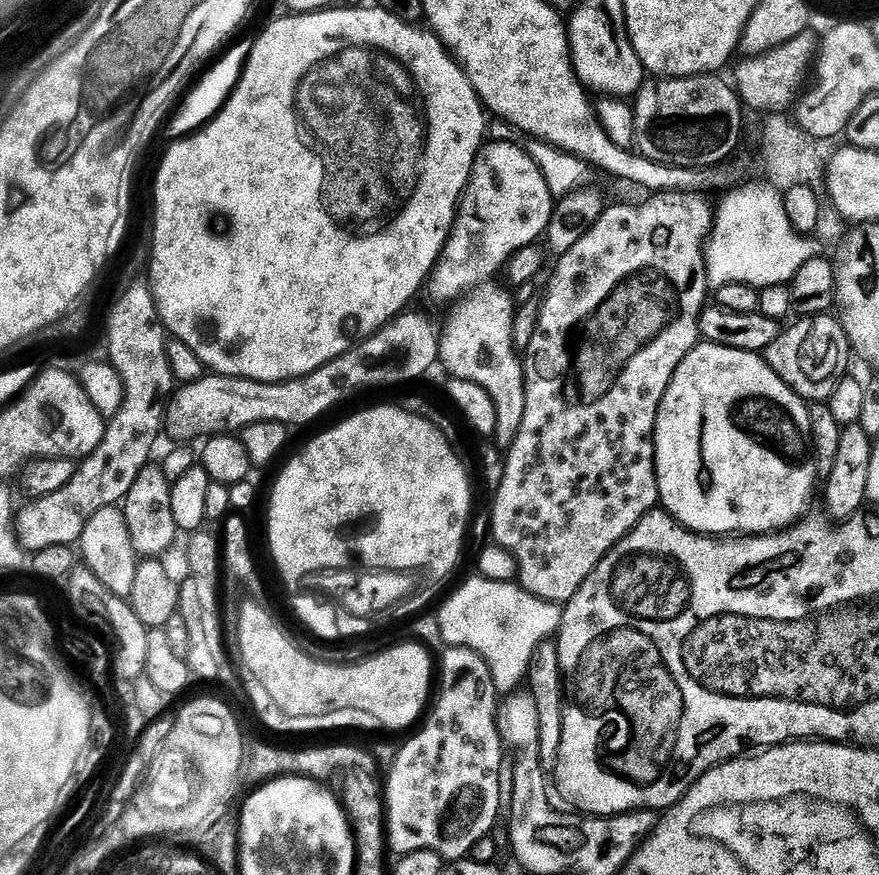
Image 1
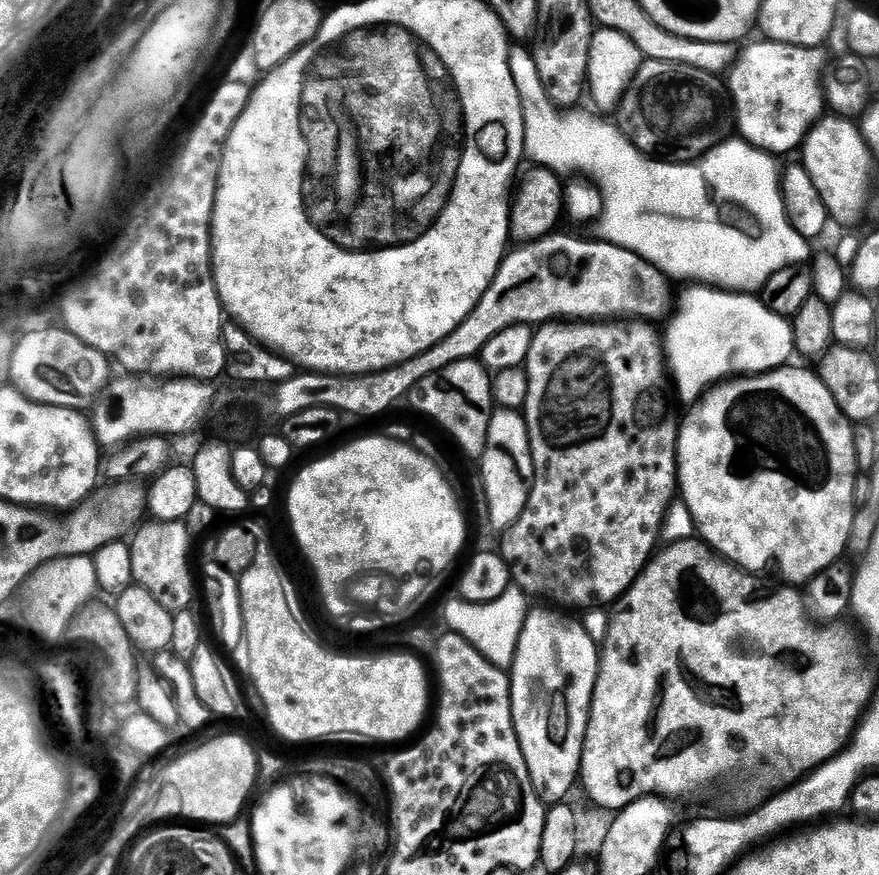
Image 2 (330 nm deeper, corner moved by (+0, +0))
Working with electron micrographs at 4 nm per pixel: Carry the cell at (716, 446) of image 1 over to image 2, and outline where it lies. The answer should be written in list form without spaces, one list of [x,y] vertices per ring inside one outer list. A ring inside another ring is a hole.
[[[792,367],[776,368],[772,372],[757,372],[755,376],[728,378],[709,388],[689,407],[692,409],[689,410],[688,417],[685,420],[683,417],[679,425],[676,437],[676,474],[679,495],[695,520],[695,531],[713,553],[719,554],[737,568],[753,574],[760,574],[772,559],[776,559],[780,563],[780,572],[788,579],[785,581],[789,585],[804,586],[809,580],[822,574],[822,570],[837,563],[843,557],[840,555],[848,552],[850,526],[854,526],[854,514],[858,507],[854,502],[854,484],[858,473],[854,450],[856,429],[853,421],[842,414],[838,402],[834,402],[834,394],[826,390],[815,371],[807,372],[804,368]]]

